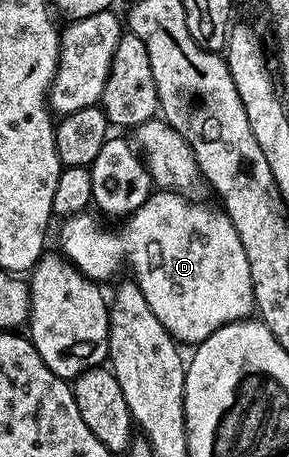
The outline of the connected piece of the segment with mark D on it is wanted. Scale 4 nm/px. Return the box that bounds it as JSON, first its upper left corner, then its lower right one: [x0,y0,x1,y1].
[60,189,255,344]

